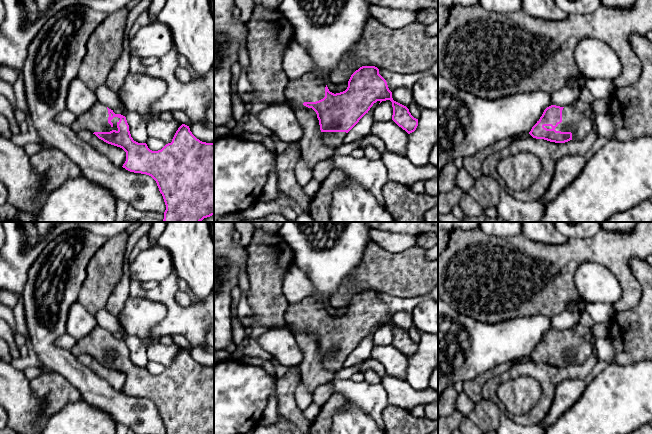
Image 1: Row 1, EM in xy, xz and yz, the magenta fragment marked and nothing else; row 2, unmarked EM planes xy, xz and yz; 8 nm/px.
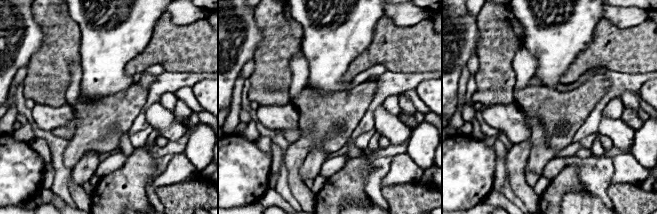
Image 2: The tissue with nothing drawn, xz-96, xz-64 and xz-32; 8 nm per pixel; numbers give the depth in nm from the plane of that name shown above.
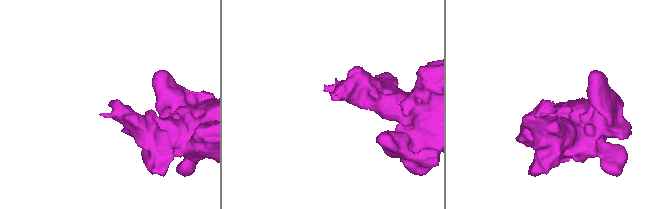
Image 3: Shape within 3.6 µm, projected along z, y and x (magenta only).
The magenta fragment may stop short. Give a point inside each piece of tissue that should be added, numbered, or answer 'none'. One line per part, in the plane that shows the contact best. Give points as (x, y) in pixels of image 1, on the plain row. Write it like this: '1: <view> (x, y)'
1: xy (96, 343)

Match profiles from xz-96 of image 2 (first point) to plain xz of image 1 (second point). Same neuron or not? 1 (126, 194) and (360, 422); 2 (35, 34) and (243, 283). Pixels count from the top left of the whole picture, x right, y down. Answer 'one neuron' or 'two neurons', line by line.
1: two neurons
2: two neurons

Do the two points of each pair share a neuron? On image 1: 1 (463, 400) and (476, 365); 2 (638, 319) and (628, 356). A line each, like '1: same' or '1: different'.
1: different
2: same

